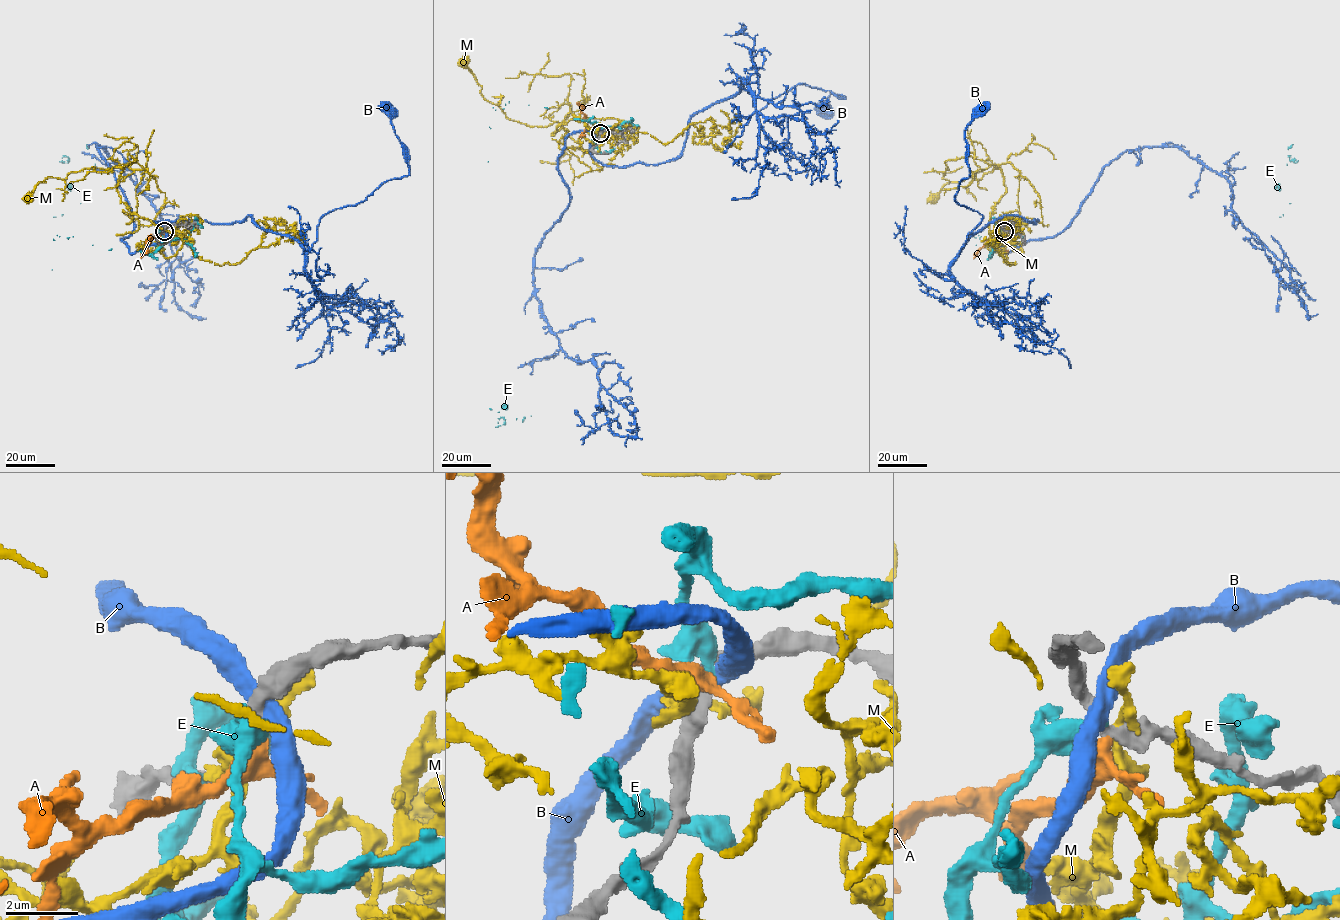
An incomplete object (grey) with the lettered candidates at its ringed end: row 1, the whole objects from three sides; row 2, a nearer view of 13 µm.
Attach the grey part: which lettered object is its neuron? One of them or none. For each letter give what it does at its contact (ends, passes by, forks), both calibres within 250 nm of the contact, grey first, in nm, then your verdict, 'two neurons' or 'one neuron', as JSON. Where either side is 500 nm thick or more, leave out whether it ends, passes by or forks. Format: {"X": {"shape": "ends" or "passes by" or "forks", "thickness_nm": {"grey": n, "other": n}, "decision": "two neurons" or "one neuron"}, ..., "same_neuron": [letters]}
{"A": {"shape": "passes by", "thickness_nm": {"grey": 400, "other": 360}, "decision": "one neuron"}, "B": {"shape": "passes by", "thickness_nm": {"grey": 340, "other": 480}, "decision": "two neurons"}, "E": {"shape": "ends", "thickness_nm": {"grey": 360, "other": 400}, "decision": "two neurons"}, "M": {"shape": "passes by", "thickness_nm": {"grey": 480, "other": 260}, "decision": "two neurons"}, "same_neuron": ["A"]}

